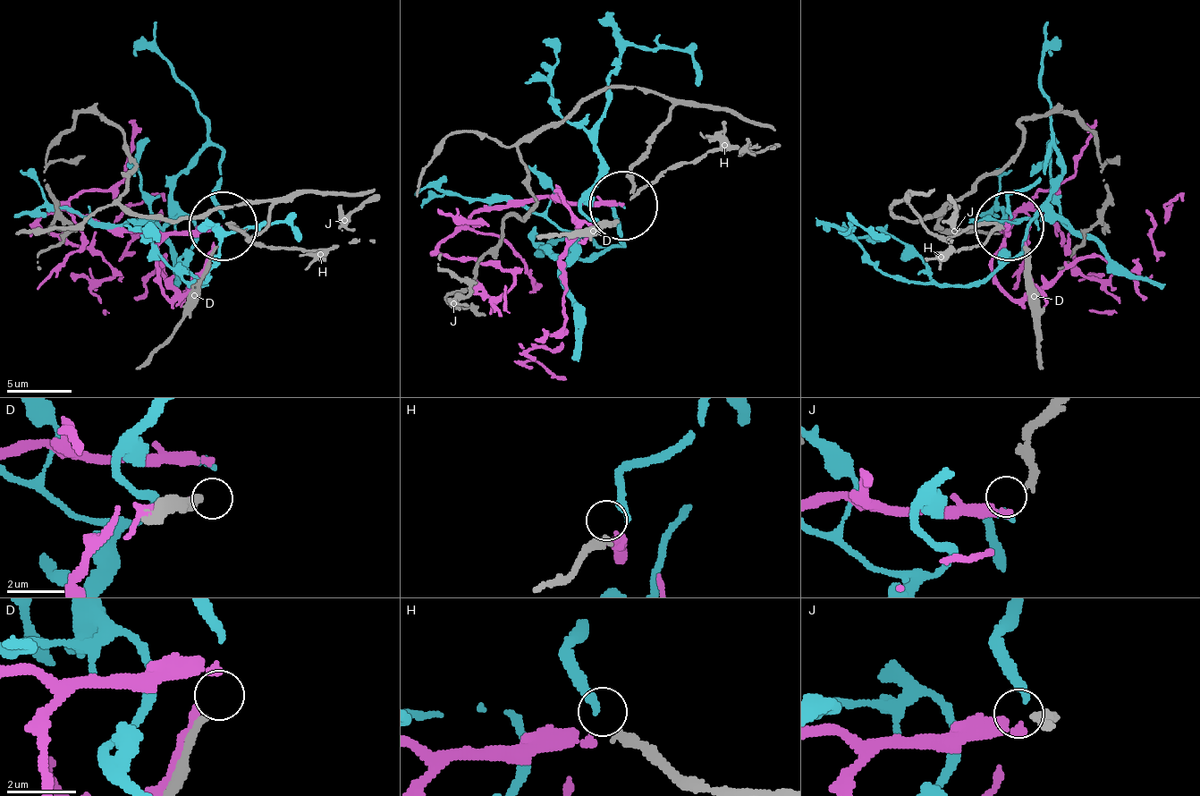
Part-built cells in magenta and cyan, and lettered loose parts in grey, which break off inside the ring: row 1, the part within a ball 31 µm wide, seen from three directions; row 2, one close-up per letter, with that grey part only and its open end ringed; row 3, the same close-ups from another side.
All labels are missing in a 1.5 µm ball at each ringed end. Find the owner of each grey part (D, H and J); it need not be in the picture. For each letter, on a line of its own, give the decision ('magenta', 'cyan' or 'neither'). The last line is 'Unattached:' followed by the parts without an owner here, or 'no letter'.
D: neither
H: cyan
J: magenta
Unattached: D

